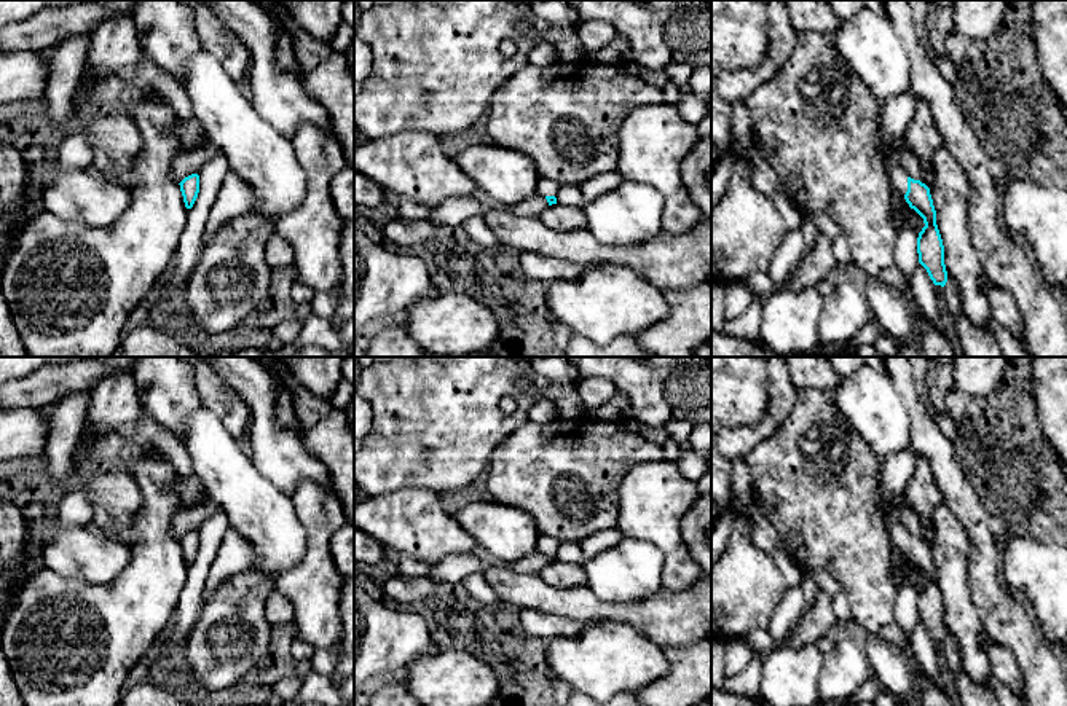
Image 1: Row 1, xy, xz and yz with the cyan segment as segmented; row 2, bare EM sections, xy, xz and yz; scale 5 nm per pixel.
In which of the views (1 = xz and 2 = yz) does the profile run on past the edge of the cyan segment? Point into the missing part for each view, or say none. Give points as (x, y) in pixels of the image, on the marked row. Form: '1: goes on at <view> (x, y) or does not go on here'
1: goes on at xz (546, 187)
2: goes on at yz (895, 113)

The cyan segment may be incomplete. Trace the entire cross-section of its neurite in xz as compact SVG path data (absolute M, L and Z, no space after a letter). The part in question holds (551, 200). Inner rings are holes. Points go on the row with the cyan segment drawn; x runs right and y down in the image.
M539 177L539 183L536 188L536 194L544 196L549 202L549 206L557 204L557 193L558 193L560 185L555 183L553 180L549 180L545 177Z

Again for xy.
M191 174L185 177L179 185L180 185L185 207L191 209L199 193L199 175Z

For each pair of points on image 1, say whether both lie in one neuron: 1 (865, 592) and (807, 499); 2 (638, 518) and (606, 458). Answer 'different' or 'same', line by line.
1: same
2: different

